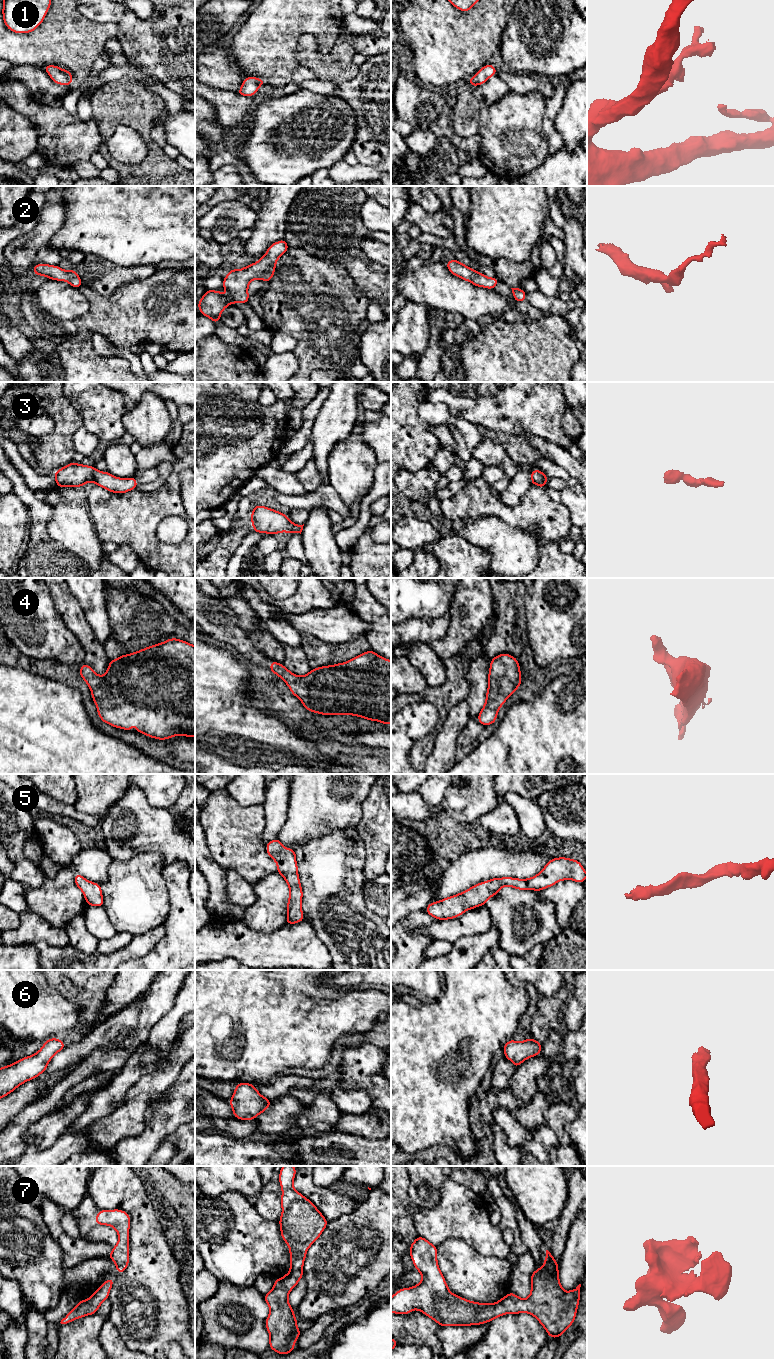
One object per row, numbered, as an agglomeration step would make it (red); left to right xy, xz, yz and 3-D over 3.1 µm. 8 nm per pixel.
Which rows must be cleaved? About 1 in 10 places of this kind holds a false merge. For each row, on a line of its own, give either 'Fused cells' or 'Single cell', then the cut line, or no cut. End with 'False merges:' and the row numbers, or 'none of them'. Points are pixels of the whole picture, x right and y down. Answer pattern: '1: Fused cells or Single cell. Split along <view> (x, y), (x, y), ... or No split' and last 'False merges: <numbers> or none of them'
1: Single cell. No split
2: Single cell. No split
3: Single cell. No split
4: Single cell. No split
5: Single cell. No split
6: Single cell. No split
7: Single cell. No split
False merges: none of them

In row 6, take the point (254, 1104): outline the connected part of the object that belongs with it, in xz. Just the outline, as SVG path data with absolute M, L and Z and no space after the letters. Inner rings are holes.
M241 1082L236 1085L230 1101L235 1118L254 1120L260 1113L266 1111L271 1100L263 1097L254 1084Z

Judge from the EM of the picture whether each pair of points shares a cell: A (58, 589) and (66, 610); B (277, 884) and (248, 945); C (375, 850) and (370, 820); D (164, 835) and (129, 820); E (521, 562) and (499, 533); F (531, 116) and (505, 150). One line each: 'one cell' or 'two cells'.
A: one cell
B: two cells
C: one cell
D: one cell
E: one cell
F: one cell

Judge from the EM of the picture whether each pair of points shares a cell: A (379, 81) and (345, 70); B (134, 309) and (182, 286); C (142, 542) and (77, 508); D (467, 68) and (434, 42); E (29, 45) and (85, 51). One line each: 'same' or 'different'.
A: different
B: same
C: different
D: same
E: same

